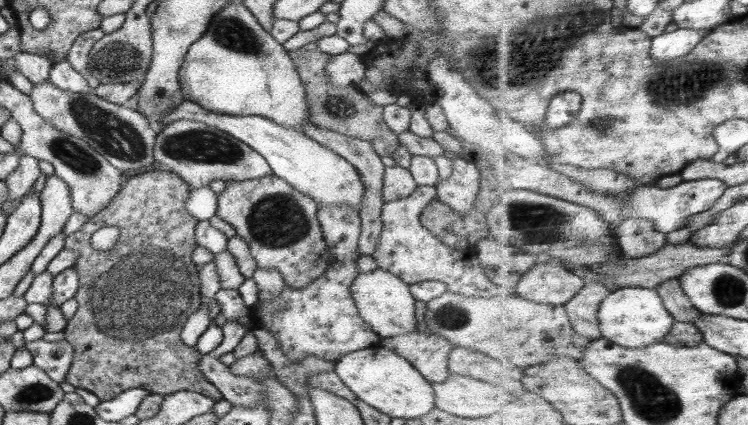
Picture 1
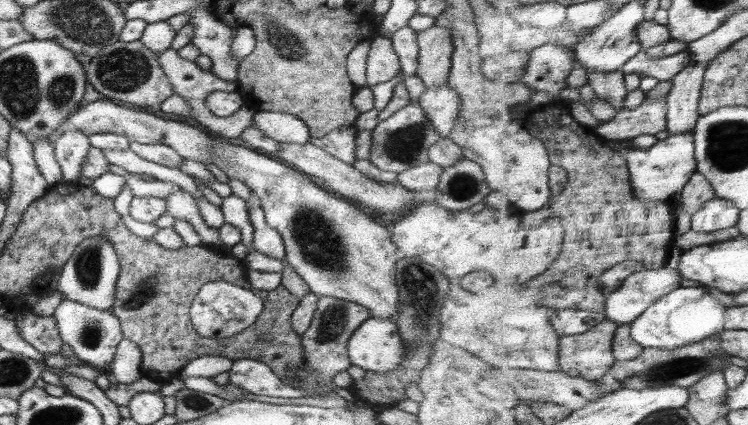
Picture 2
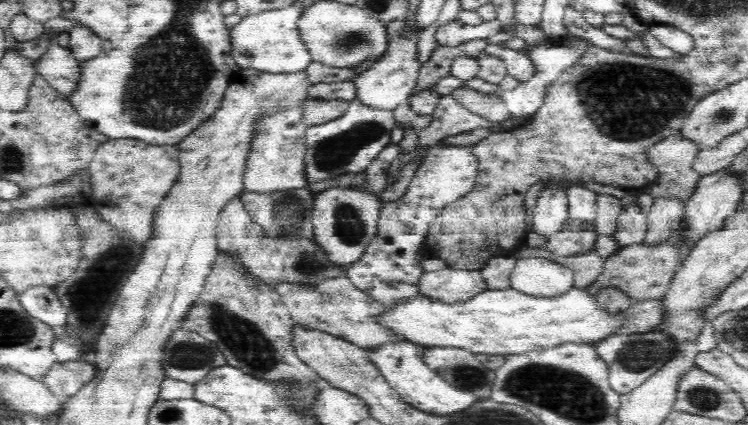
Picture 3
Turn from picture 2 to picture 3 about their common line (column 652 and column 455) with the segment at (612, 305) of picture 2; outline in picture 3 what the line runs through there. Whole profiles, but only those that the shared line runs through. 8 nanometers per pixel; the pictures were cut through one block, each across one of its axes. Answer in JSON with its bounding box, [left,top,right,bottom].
[419,269,489,305]

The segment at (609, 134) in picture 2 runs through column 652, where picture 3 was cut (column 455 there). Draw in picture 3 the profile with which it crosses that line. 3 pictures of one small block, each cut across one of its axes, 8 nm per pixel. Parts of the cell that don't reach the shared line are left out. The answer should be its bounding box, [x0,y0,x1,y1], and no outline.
[417,95,487,145]

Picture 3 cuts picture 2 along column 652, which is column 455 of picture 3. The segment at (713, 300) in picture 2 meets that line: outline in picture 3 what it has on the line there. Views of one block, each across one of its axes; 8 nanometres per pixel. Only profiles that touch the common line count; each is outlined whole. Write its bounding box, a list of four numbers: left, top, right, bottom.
[381,286,629,355]

